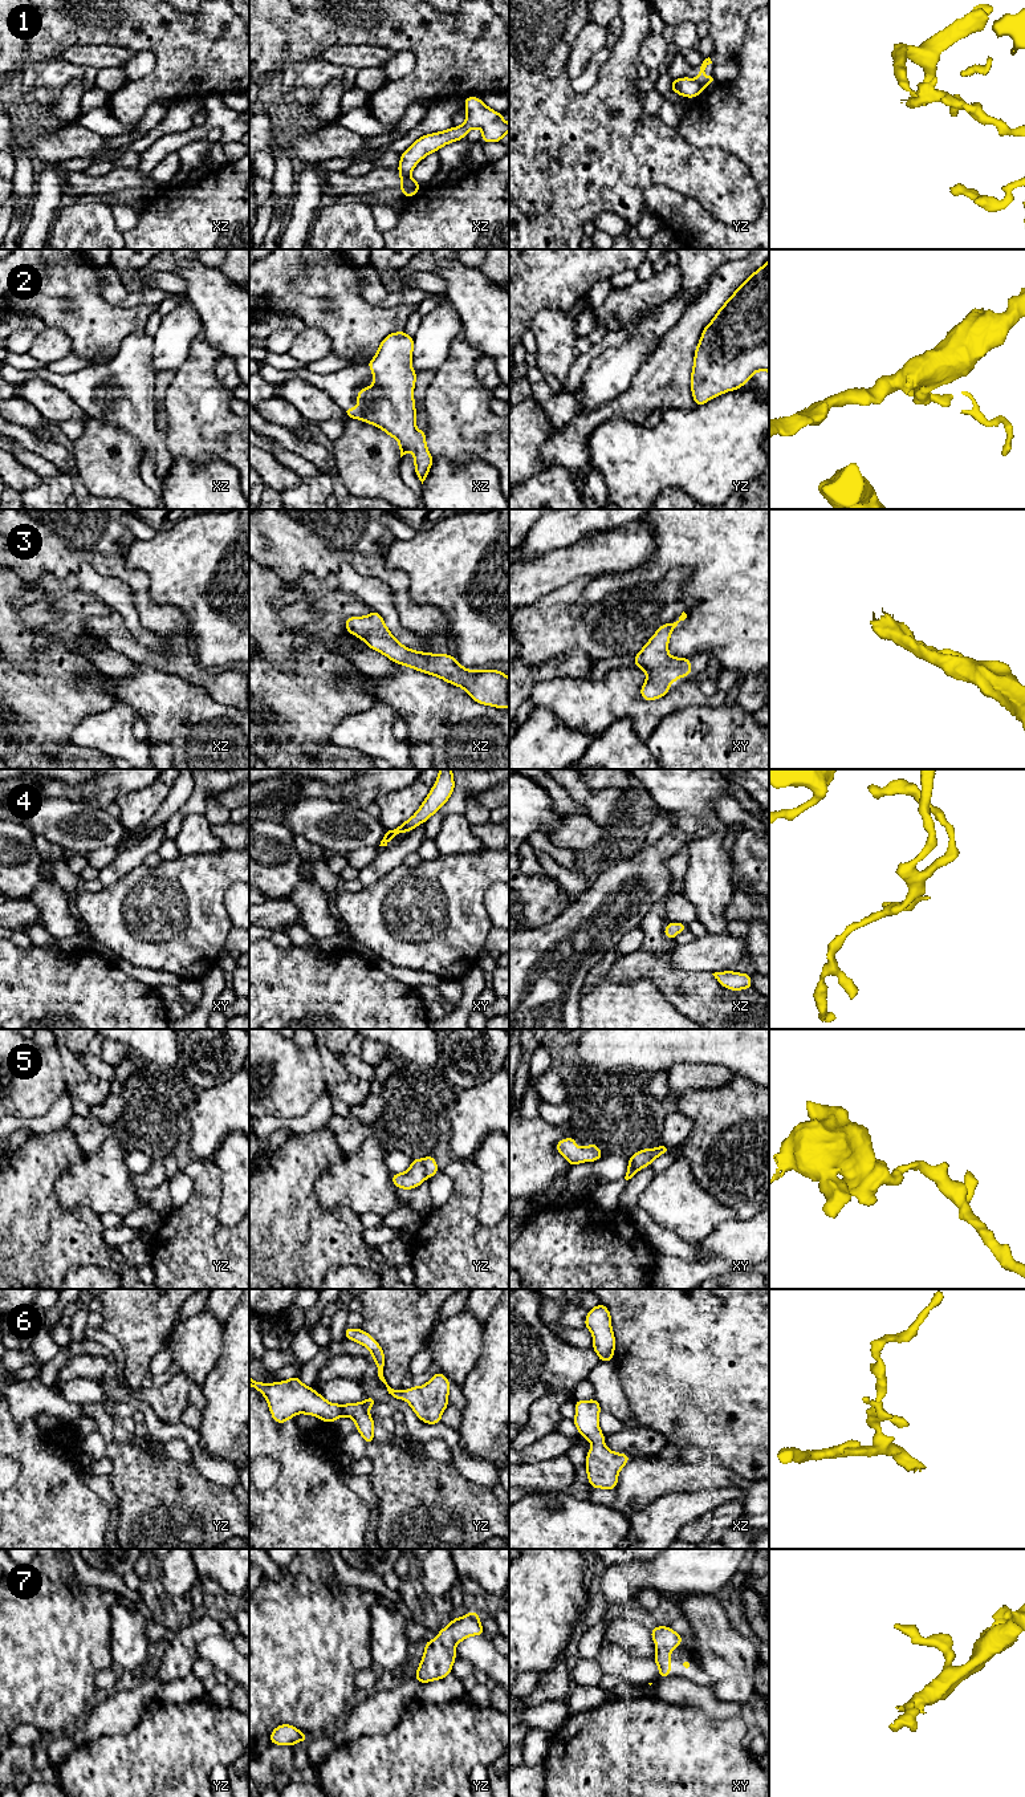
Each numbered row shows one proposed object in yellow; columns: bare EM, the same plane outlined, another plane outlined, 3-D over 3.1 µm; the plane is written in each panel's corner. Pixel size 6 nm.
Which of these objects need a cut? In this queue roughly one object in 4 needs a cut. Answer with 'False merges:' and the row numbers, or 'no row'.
False merges: 1, 5

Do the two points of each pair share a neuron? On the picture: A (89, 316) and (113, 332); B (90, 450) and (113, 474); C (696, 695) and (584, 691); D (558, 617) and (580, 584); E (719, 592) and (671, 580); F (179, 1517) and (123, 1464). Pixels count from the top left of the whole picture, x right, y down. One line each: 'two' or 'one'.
A: one
B: one
C: one
D: one
E: two
F: one

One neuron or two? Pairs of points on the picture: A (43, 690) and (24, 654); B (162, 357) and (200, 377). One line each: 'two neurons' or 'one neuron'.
A: two neurons
B: two neurons

